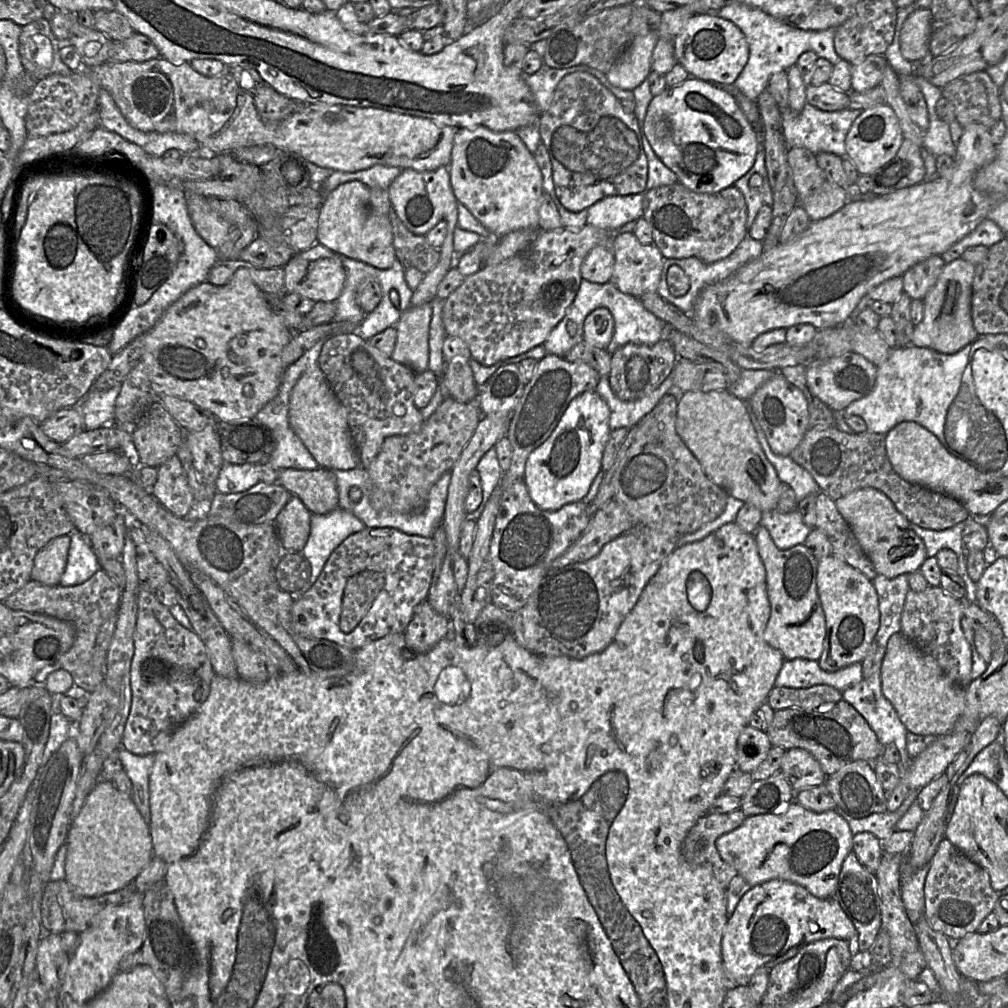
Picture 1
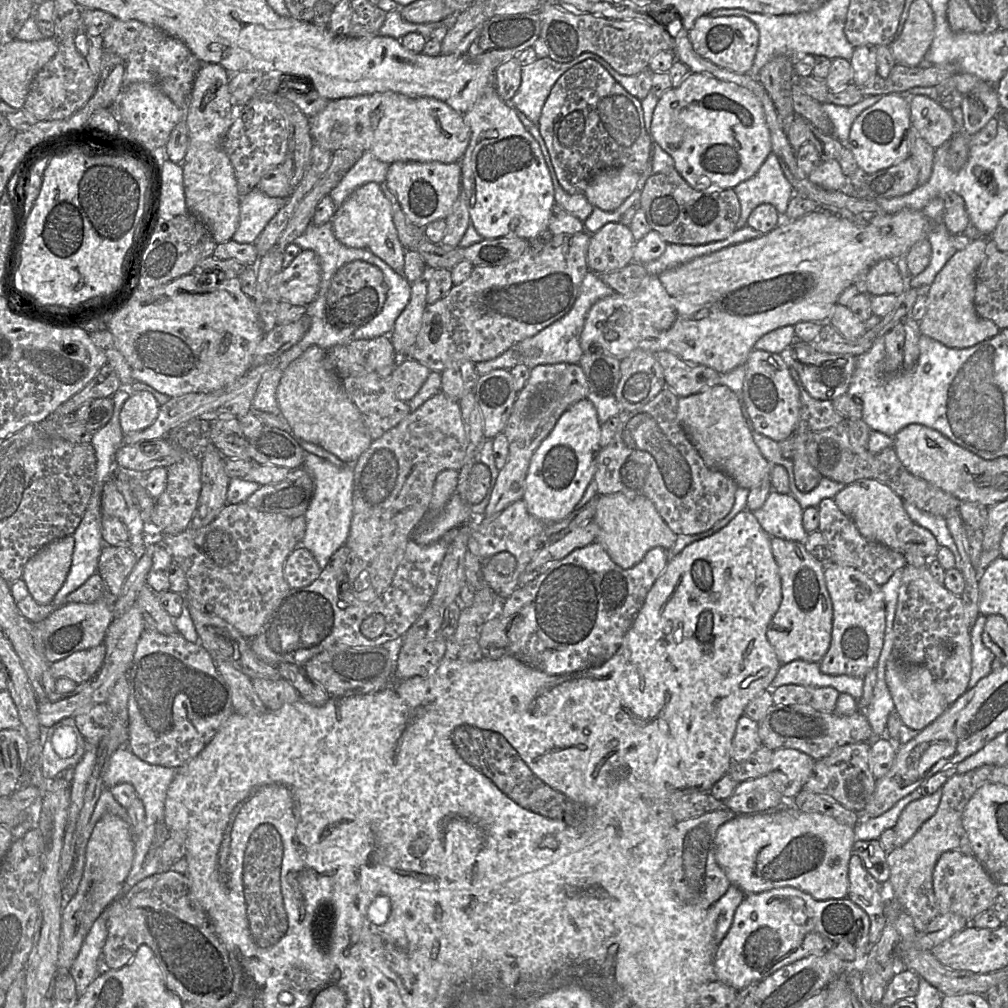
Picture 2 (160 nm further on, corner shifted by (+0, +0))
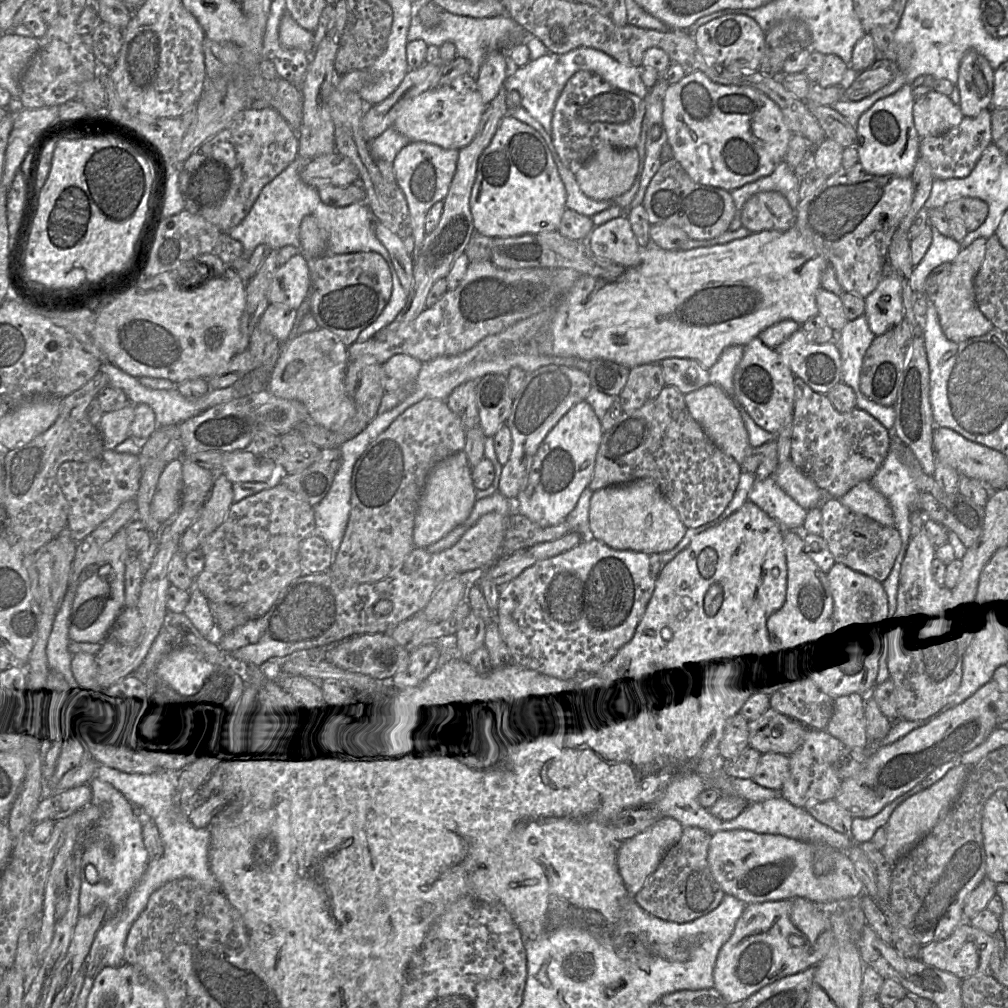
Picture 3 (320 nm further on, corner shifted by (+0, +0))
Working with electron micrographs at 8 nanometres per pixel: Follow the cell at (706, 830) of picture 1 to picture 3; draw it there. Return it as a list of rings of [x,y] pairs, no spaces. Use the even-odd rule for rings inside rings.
[[[698,827],[683,828],[681,838],[664,855],[634,899],[647,913],[662,920],[686,923],[714,910],[725,893],[714,879],[707,856],[711,834]]]

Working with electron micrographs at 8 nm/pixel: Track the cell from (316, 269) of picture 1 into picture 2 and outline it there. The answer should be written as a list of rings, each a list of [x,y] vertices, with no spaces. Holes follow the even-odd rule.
[[[301,250],[279,274],[278,294],[282,301],[307,307],[318,296],[320,283],[318,256],[312,250]]]

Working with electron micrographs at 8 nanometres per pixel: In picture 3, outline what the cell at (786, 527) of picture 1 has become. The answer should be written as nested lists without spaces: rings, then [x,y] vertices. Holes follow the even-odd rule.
[[[773,477],[756,479],[749,493],[749,500],[776,520],[784,530],[803,533],[808,510],[790,497]]]

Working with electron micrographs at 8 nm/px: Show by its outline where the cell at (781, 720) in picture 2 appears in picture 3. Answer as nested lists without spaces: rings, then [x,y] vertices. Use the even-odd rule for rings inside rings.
[[[773,706],[748,721],[749,746],[762,754],[791,755],[803,743],[807,728]]]

